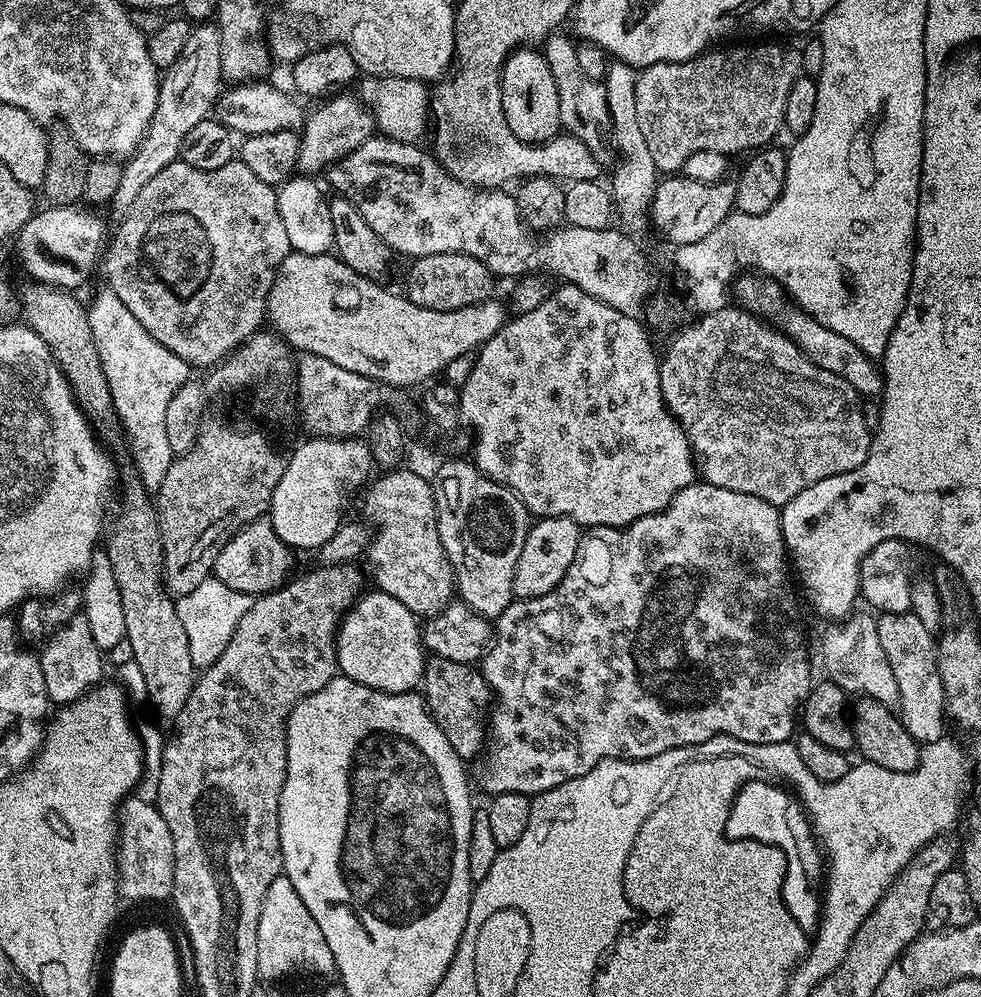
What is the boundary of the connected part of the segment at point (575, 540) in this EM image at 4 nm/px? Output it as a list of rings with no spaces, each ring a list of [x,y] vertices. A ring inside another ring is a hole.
[[[545,516],[537,519],[526,534],[526,546],[522,546],[522,554],[518,554],[518,562],[514,570],[513,597],[518,600],[538,598],[542,594],[550,594],[562,582],[566,570],[580,555],[582,539],[581,525],[565,516]]]

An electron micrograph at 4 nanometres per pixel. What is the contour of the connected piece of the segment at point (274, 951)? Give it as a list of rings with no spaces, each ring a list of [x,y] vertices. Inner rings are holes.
[[[281,874],[270,882],[270,890],[266,890],[266,898],[262,902],[262,914],[258,918],[258,966],[259,979],[280,980],[283,976],[296,976],[299,972],[313,972],[316,976],[333,975],[336,972],[334,954],[330,954],[330,946],[326,946],[326,938],[322,938],[322,930],[318,930],[318,922],[314,922],[314,914],[306,910],[306,902],[294,890],[294,882]]]

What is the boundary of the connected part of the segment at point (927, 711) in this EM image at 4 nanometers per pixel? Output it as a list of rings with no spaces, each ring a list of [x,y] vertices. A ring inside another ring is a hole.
[[[910,610],[902,614],[885,612],[877,619],[876,625],[878,638],[882,638],[882,650],[886,650],[886,658],[890,658],[894,678],[898,681],[900,721],[921,746],[945,739],[946,709],[944,687],[940,677],[937,637],[930,630],[926,630],[925,626],[922,626],[921,619]]]

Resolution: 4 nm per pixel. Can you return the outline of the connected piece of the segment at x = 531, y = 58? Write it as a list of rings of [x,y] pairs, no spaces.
[[[520,46],[509,52],[500,70],[500,85],[506,126],[514,130],[514,138],[527,144],[544,144],[558,135],[561,131],[558,86],[554,86],[554,74],[550,74],[543,51],[532,46]]]

